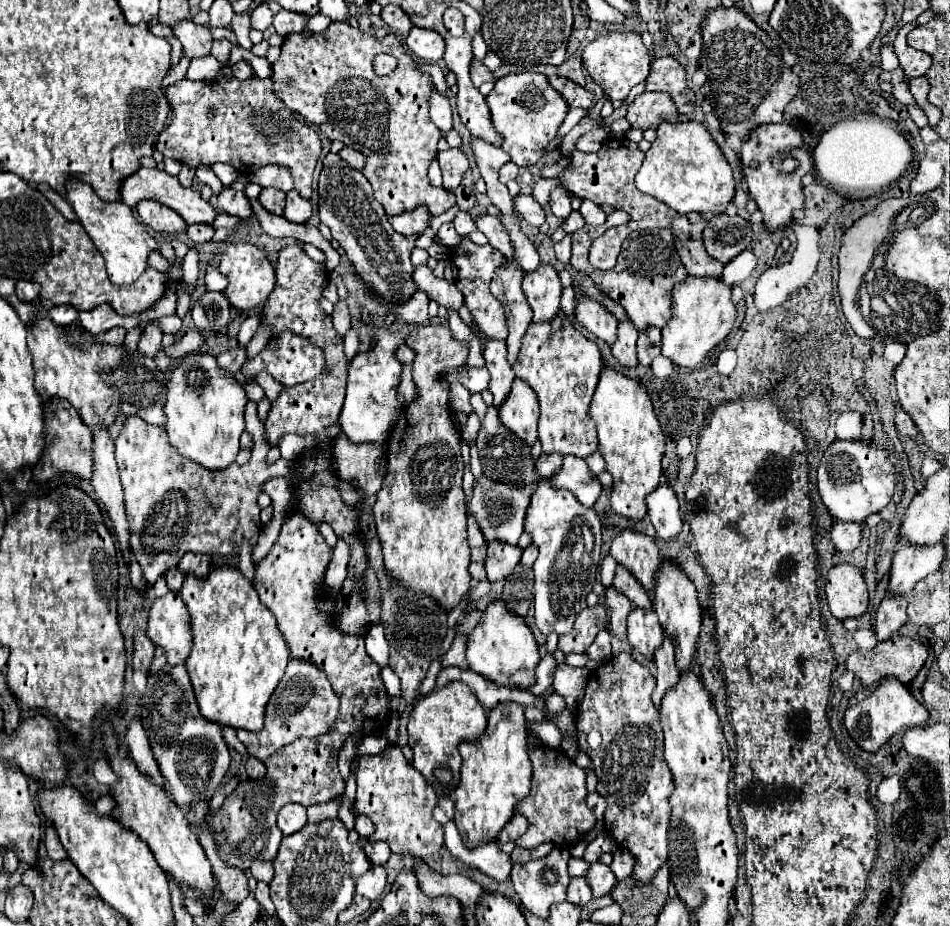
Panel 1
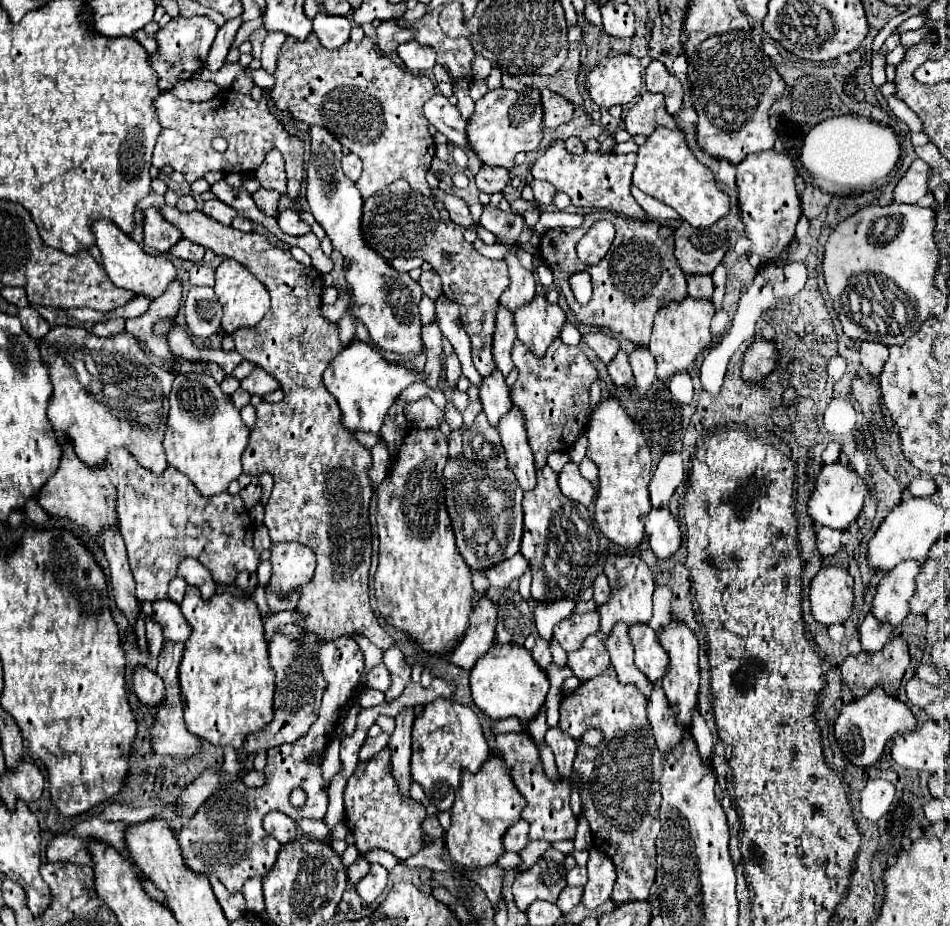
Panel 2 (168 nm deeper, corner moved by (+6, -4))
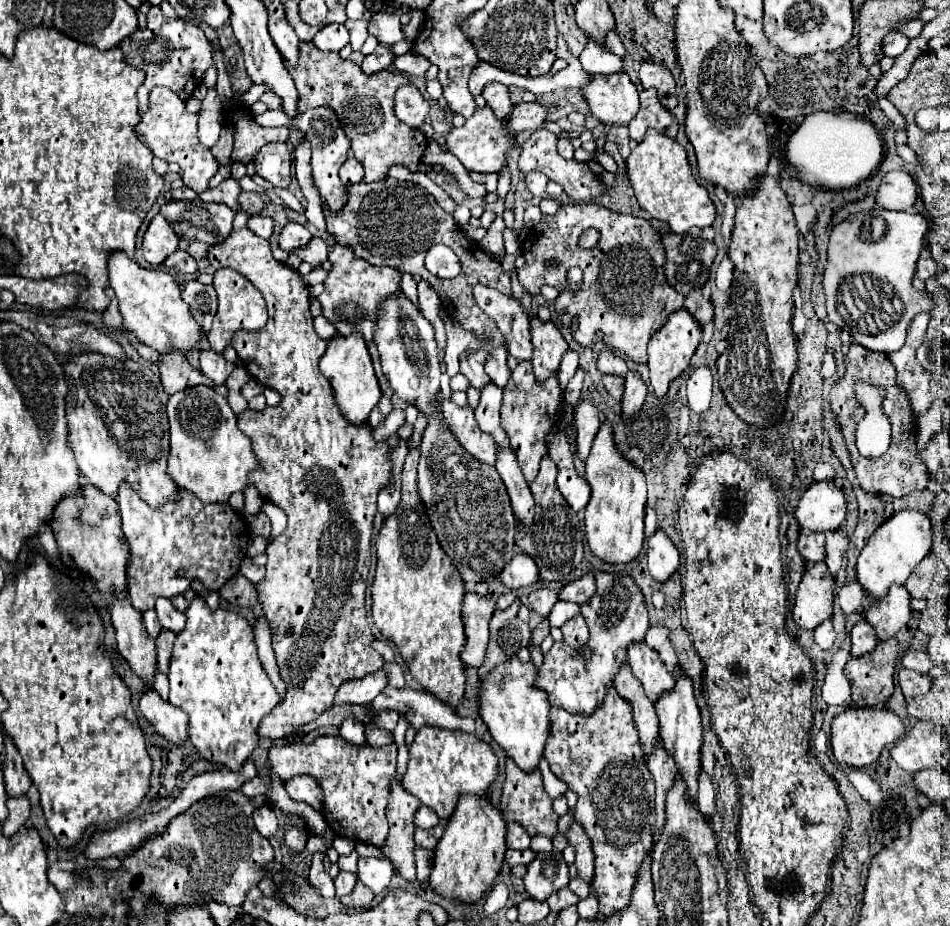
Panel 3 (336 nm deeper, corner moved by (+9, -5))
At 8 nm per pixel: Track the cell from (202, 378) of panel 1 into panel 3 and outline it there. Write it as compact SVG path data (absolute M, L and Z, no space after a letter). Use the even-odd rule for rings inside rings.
M191 386L169 398L167 414L171 426L167 472L177 486L193 492L203 504L211 504L227 502L233 492L249 484L247 472L257 468L257 460L249 436L239 430L237 416L223 396L211 386Z

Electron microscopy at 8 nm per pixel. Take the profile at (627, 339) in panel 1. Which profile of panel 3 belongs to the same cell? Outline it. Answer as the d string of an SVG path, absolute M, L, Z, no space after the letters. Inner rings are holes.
M605 374L605 376L603 376L603 384L605 384L607 392L609 392L615 400L621 400L621 398L623 398L623 388L625 388L625 378L623 378L623 376Z

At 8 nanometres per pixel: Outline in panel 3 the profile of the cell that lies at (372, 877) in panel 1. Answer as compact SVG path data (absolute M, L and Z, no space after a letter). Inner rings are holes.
M359 858L357 876L373 894L381 894L389 886L391 874L393 874L393 870L391 870L389 860Z

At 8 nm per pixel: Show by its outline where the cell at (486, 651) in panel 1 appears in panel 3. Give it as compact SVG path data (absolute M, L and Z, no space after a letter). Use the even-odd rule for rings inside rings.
M511 656L507 662L491 670L481 678L477 700L479 700L479 716L487 724L493 740L507 752L507 756L525 772L537 768L543 756L543 744L547 740L549 730L549 702L547 692L535 686L537 668L535 664L521 662L517 656Z

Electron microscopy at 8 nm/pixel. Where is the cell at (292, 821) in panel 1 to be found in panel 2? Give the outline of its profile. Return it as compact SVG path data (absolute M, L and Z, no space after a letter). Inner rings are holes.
M278 811L268 813L262 821L262 827L268 835L278 839L282 845L296 839L296 821L290 819L288 815L284 815L284 813L278 813Z

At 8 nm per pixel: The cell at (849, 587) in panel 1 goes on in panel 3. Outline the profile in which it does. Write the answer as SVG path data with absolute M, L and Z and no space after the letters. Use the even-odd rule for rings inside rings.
M825 562L811 564L805 570L795 596L793 620L805 630L815 630L825 620L831 620L833 596L835 596L835 578L831 576L827 564Z

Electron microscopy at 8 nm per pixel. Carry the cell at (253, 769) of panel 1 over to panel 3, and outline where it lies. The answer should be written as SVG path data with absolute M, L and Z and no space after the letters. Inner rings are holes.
M255 776L253 780L247 780L247 784L243 784L241 792L243 792L245 796L257 796L257 794L265 794L265 792L267 792L267 786L261 782L259 776Z

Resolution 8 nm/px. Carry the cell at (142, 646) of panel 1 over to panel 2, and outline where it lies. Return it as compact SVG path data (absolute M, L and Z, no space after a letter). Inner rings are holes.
M146 667L136 669L136 673L134 673L134 691L136 691L138 699L150 709L156 709L164 703L164 683L156 673L152 673Z

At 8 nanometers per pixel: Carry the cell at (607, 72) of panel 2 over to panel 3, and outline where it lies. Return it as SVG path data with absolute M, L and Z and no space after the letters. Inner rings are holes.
M593 74L591 82L581 90L591 114L603 124L627 124L639 110L639 90L627 76L617 74Z

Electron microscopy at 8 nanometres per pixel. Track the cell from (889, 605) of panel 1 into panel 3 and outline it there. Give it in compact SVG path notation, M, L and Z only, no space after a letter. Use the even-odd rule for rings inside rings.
M861 620L859 624L855 624L849 636L851 636L851 654L853 656L869 654L877 646L875 630L871 628L871 624L867 620Z

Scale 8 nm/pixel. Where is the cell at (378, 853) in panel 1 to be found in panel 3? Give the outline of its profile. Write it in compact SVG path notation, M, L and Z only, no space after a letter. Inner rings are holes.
M341 870L339 876L335 878L335 890L337 890L335 896L341 898L341 896L349 894L349 892L355 888L355 884L357 884L357 876L355 876L353 872L345 872L345 870Z

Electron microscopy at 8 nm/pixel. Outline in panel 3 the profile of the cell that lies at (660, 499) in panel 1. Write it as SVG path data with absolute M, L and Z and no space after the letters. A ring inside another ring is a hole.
M657 530L653 536L647 538L647 558L649 558L649 572L655 580L665 582L679 566L679 552L677 546L671 542L671 538Z

